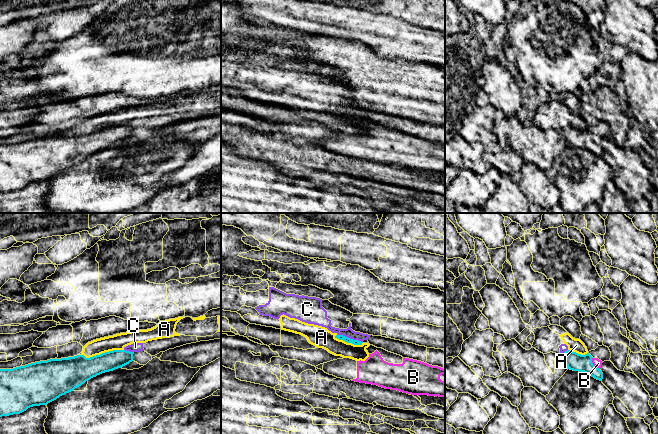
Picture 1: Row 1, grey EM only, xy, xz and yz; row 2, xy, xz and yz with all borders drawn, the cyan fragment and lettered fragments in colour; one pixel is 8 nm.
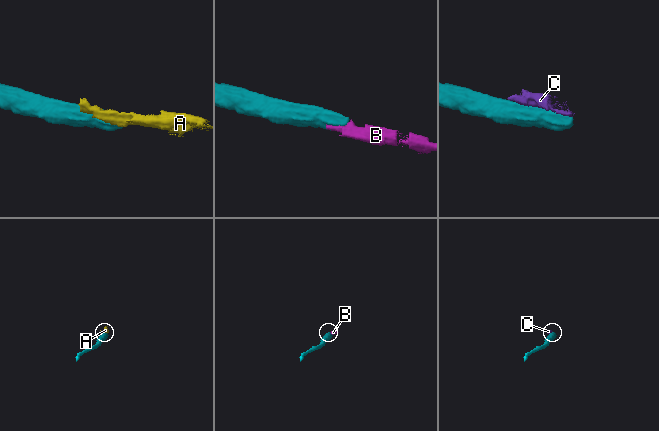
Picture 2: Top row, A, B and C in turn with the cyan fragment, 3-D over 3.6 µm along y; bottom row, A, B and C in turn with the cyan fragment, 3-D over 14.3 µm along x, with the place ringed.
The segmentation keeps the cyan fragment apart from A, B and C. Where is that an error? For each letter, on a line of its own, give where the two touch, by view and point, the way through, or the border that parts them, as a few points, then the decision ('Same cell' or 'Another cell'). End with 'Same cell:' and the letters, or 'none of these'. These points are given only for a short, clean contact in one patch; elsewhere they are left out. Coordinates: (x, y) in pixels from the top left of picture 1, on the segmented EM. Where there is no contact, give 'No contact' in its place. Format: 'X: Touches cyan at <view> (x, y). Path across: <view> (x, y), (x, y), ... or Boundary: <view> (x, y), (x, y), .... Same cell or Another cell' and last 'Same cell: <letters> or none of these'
A: Touches cyan at xy (102, 353). Another cell
B: Touches cyan at yz (592, 364). Path across: yz (583, 363), (592, 364), (597, 363). Same cell
C: Touches cyan at xz (349, 338). Another cell
Same cell: B

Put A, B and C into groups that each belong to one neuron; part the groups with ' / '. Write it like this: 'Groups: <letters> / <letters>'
Groups: A C / B

